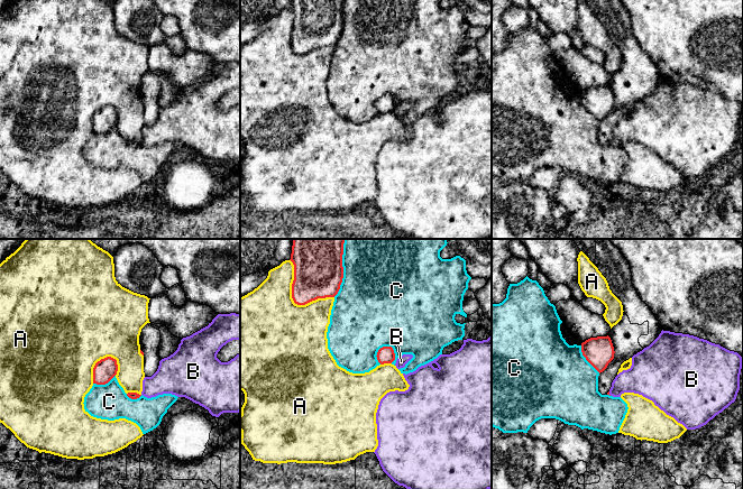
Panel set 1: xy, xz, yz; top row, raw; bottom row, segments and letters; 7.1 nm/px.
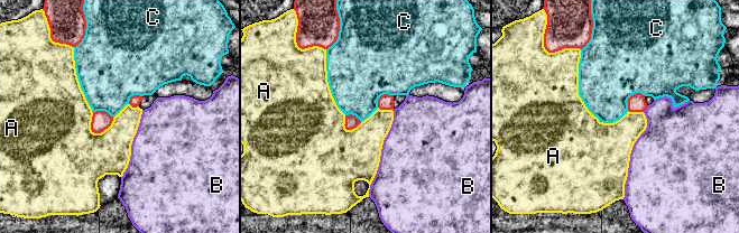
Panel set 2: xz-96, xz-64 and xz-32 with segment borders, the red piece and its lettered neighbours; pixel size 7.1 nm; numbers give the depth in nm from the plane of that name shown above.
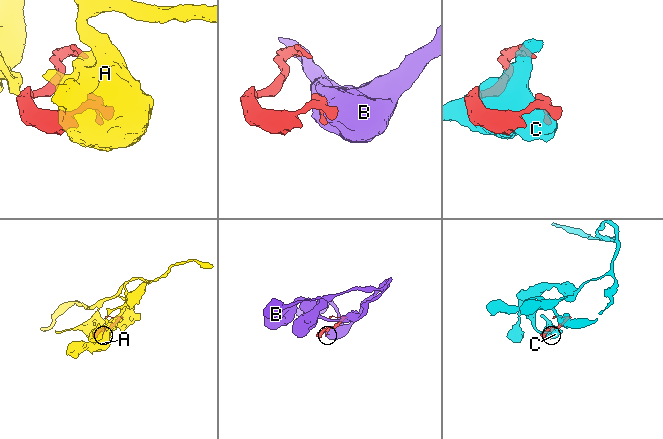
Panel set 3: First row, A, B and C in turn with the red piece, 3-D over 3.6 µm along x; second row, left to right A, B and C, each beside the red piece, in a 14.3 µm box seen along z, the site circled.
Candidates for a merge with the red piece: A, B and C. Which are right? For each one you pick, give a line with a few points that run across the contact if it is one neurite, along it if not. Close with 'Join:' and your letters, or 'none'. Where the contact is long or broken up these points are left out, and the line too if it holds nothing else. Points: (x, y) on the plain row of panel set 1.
Join: none

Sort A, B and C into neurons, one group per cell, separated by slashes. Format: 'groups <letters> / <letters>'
groups A / B / C

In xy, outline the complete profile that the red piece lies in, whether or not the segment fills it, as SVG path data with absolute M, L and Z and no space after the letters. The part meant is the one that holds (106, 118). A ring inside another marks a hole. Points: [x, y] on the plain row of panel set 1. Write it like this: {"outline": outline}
{"outline": "M107 105L98 110L93 117L93 132L106 133L108 132L118 120L117 109Z"}

